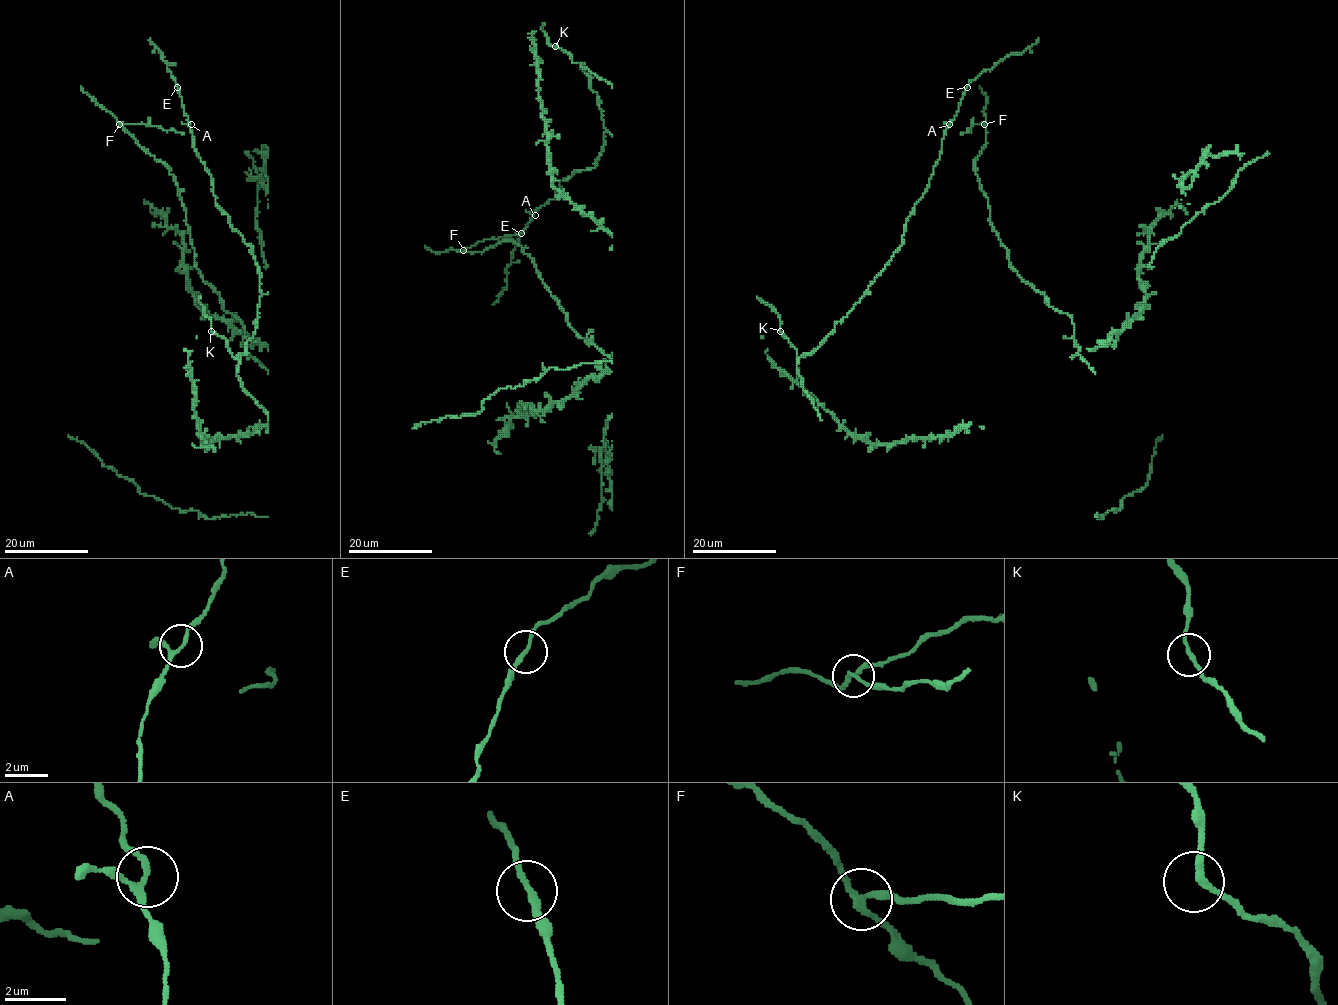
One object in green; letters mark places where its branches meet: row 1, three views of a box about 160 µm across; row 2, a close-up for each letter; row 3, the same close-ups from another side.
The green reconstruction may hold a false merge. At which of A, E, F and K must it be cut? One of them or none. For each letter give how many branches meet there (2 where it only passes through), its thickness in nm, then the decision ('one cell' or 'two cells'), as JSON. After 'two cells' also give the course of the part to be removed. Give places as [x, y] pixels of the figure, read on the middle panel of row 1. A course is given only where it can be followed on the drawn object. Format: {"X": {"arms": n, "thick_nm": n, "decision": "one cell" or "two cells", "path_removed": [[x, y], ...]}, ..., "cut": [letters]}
{"A": {"arms": 3, "thick_nm": 150, "decision": "one cell"}, "E": {"arms": 2, "thick_nm": 200, "decision": "one cell"}, "F": {"arms": 3, "thick_nm": 180, "decision": "two cells", "path_removed": [[463, 250], [486, 239], [521, 233], [528, 227]]}, "K": {"arms": 2, "thick_nm": 190, "decision": "one cell"}, "cut": ["F"]}

